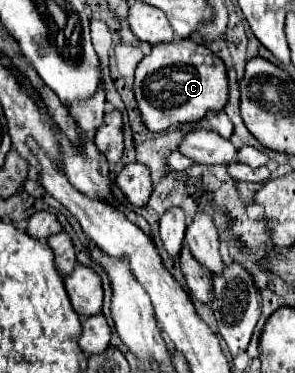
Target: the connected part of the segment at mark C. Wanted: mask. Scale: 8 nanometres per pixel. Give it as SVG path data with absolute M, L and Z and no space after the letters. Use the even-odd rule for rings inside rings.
M179 39L155 45L151 55L145 57L135 69L133 91L141 109L143 123L151 131L159 133L169 129L169 125L195 123L205 117L211 129L217 131L221 137L229 139L233 133L231 119L225 111L219 111L227 105L229 99L225 63L213 51L209 51L205 45L195 43L193 39Z

